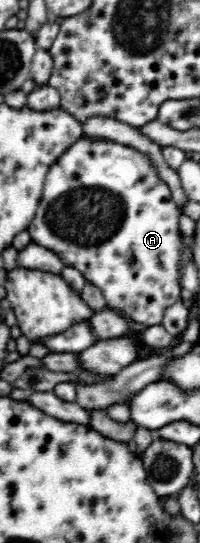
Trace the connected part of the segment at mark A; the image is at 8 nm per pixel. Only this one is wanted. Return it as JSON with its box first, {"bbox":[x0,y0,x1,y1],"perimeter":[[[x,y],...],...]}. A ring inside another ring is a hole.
{"bbox":[28,134,184,326],"perimeter":[[[83,134],[62,153],[60,158],[57,158],[57,161],[48,171],[39,206],[33,222],[28,228],[28,234],[31,242],[57,253],[65,267],[73,267],[79,270],[87,280],[87,283],[99,288],[108,308],[119,310],[139,324],[151,326],[153,324],[161,324],[165,310],[177,301],[182,301],[180,298],[182,287],[179,279],[179,276],[181,276],[180,270],[183,269],[182,254],[184,248],[179,227],[181,214],[183,213],[180,208],[172,200],[169,186],[160,178],[159,171],[156,170],[153,162],[145,153],[108,138],[95,138],[95,136],[89,137]]]}

